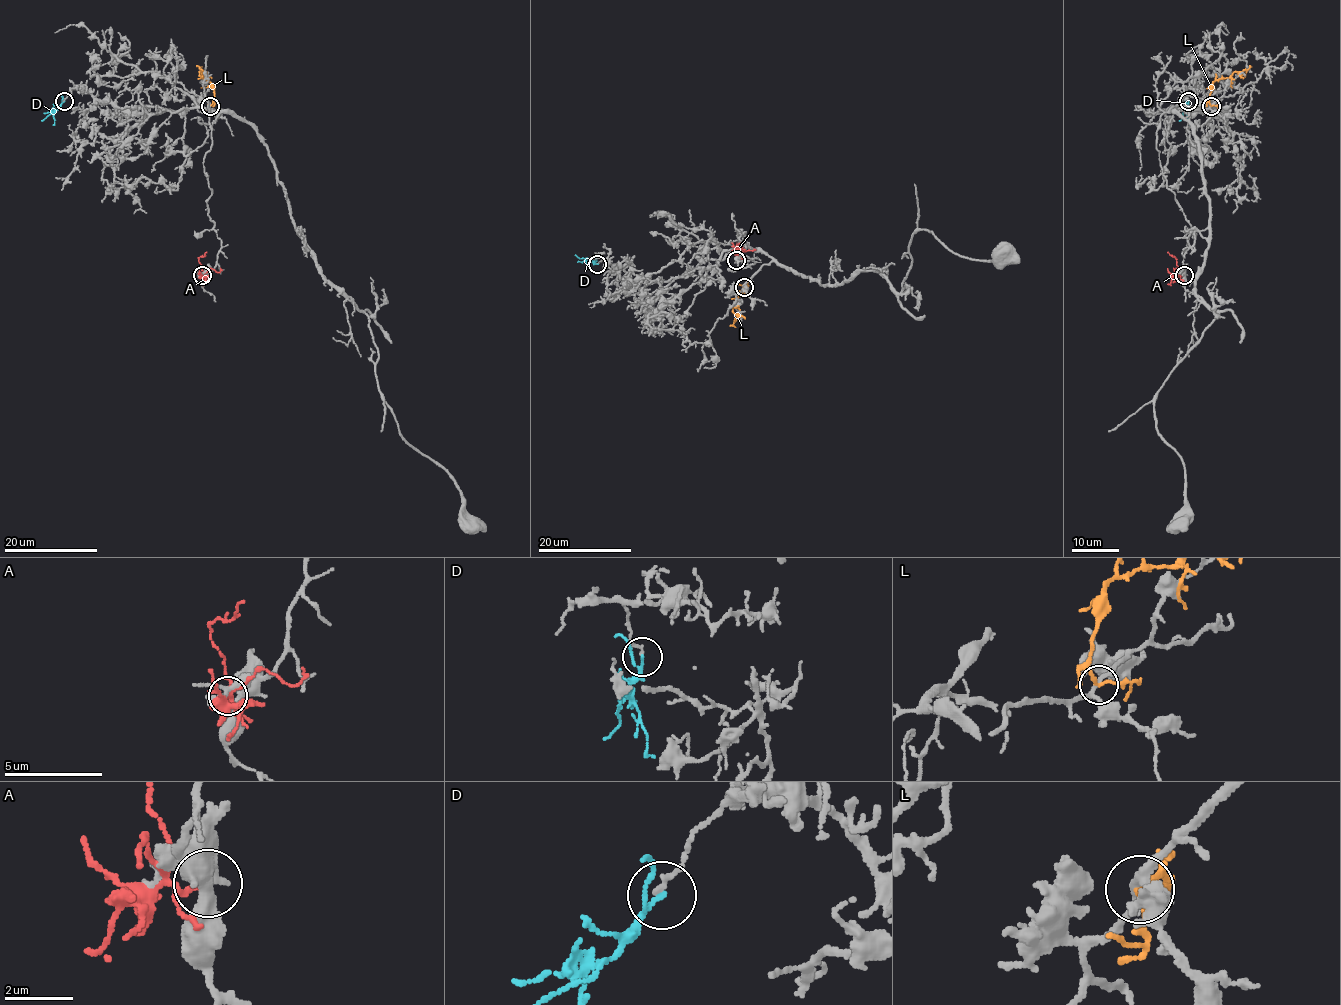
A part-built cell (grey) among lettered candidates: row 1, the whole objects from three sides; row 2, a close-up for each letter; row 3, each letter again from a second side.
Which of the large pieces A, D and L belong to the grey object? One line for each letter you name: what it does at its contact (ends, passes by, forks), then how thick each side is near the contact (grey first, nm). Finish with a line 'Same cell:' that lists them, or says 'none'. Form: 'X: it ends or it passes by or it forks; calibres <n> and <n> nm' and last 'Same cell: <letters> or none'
Same cell: none

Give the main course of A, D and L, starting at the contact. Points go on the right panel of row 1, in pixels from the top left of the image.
A: (1184, 274), (1179, 273), (1176, 259), (1167, 252)
D: (1188, 101), (1179, 121)
L: (1211, 106), (1210, 86), (1220, 78), (1228, 78), (1250, 65)

